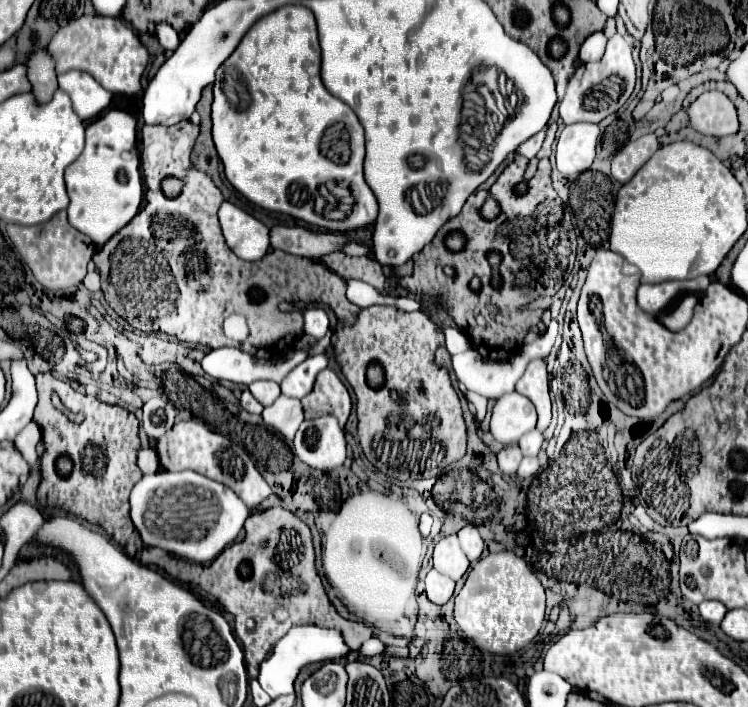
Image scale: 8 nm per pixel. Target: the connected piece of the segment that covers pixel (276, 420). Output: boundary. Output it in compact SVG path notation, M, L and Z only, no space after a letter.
M279 395L273 405L263 409L263 421L267 427L281 433L285 439L293 439L295 431L299 429L301 421L303 421L301 401Z

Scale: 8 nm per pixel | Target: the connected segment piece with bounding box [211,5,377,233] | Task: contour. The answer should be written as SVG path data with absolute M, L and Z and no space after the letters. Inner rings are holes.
M285 5L265 17L261 17L243 37L235 53L221 65L217 73L217 81L213 85L213 105L211 105L211 117L213 117L213 141L217 147L217 153L225 165L225 177L227 181L251 203L275 211L275 213L287 213L295 219L305 221L307 225L319 227L329 233L353 233L359 229L365 229L369 225L375 225L377 221L377 199L363 177L363 159L365 159L365 139L363 139L363 127L357 119L357 115L347 107L341 99L333 97L319 75L321 69L321 49L317 41L317 25L315 17L307 7L301 5ZM235 69L243 75L247 83L247 91L251 95L251 103L247 109L237 111L227 103L227 95L223 93L223 71ZM335 123L345 123L347 131L351 133L351 149L353 149L353 163L347 165L335 165L327 157L319 153L319 143L323 137L323 131ZM327 181L341 181L351 189L353 195L353 209L351 213L335 213L331 215L327 209L317 207L317 195L319 187Z

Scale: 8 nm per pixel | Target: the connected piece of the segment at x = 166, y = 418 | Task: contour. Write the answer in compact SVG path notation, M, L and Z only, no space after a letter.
M165 395L153 397L143 405L143 429L151 439L161 437L167 429L173 427L175 407L167 401Z

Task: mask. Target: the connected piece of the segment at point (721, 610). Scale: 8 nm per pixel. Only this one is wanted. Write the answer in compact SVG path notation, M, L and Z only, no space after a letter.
M703 601L699 605L699 613L701 617L711 623L711 625L719 625L727 613L727 607L721 601Z

